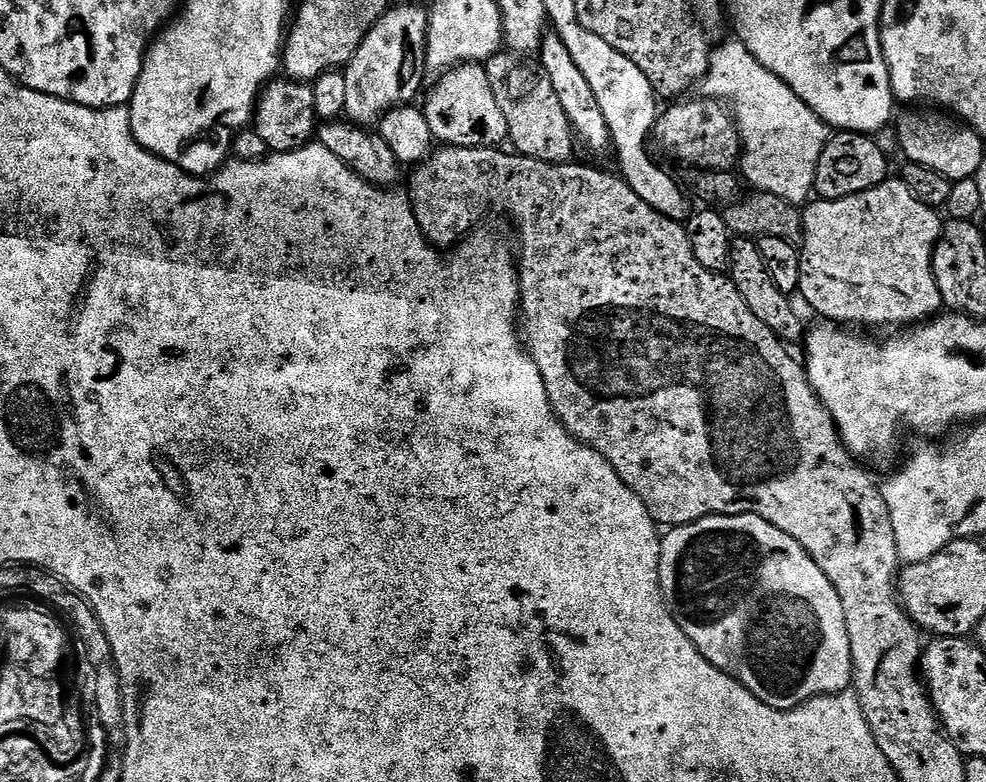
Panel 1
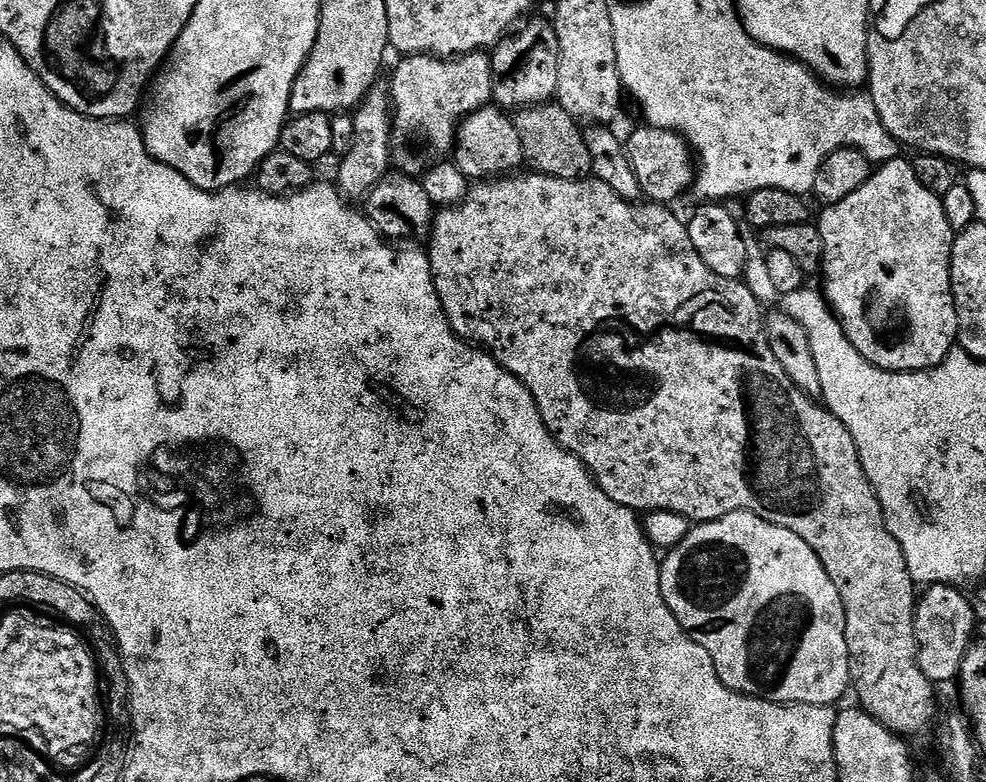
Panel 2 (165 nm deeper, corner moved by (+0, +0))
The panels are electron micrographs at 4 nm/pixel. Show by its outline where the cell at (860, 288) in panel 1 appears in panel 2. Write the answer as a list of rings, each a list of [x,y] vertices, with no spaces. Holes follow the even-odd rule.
[[[897,158],[879,165],[873,171],[871,178],[850,198],[842,198],[842,202],[827,205],[823,209],[820,220],[818,216],[818,227],[822,234],[822,246],[824,247],[824,258],[822,261],[822,277],[824,276],[824,288],[822,295],[828,301],[829,308],[836,314],[840,321],[846,338],[870,362],[874,367],[881,368],[883,372],[925,372],[927,368],[936,368],[948,357],[948,351],[956,344],[956,303],[952,293],[952,275],[950,274],[950,262],[952,261],[952,242],[954,233],[950,222],[946,222],[946,210],[941,197],[935,196],[922,182],[918,182],[918,174],[914,174],[911,163],[904,158]]]

